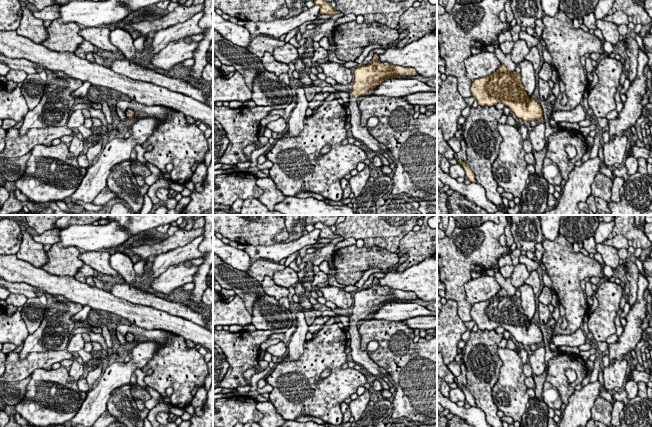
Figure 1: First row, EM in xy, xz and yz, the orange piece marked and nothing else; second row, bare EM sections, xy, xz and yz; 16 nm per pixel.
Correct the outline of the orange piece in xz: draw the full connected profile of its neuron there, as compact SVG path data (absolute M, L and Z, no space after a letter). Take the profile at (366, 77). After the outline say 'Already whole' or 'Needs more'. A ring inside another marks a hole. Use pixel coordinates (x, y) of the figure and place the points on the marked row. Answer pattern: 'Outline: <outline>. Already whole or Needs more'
Outline: M374 54L370 64L357 67L353 73L353 87L349 93L350 125L353 138L359 140L372 151L383 154L380 142L376 140L368 131L367 127L360 125L361 112L359 110L357 98L364 96L368 91L388 79L400 78L401 76L418 75L414 68L404 68L392 64L379 65L378 54Z. Needs more

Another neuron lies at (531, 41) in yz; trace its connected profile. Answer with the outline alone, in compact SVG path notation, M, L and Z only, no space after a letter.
M520 31L519 33L519 40L524 40L529 48L537 47L540 43L540 38L536 38L533 35L529 35L526 31Z

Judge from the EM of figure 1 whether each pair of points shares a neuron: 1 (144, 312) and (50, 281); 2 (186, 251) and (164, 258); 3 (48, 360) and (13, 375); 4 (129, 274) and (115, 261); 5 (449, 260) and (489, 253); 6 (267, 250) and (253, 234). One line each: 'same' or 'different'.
1: same
2: same
3: same
4: same
5: same
6: different

